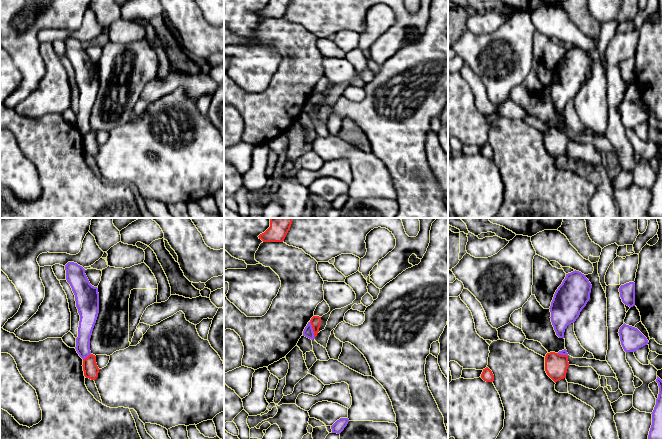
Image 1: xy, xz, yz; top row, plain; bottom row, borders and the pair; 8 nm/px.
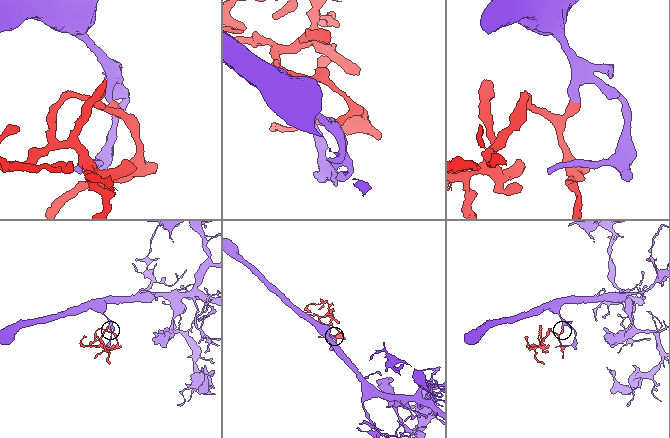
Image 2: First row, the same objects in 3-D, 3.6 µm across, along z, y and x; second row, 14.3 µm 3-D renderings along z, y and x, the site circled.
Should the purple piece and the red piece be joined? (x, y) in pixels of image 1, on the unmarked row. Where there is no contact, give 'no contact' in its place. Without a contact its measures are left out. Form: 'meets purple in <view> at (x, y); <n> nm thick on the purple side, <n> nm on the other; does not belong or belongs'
meets purple in xz at (312, 106); 80 nm thick on the purple side, 90 nm on the other; does not belong

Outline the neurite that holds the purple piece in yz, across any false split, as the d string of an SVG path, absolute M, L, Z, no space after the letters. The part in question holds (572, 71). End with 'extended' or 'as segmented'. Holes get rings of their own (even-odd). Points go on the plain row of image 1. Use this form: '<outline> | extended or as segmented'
M579 47L566 50L556 66L550 82L551 98L559 114L564 114L567 102L574 99L590 75L592 61Z | as segmented

